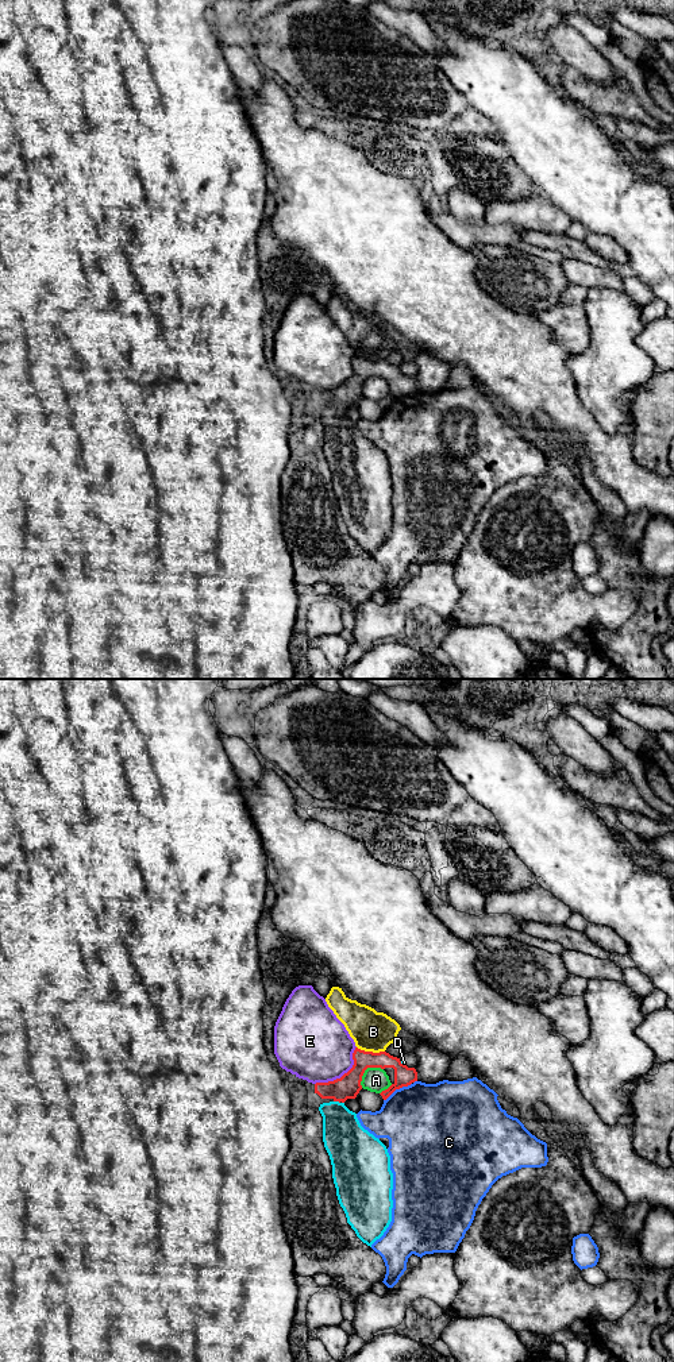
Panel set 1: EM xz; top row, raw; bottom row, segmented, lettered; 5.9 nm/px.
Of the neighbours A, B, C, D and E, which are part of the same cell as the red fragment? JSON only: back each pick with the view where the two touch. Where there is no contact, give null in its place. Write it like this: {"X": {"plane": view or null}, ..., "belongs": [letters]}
{"belongs": []}

